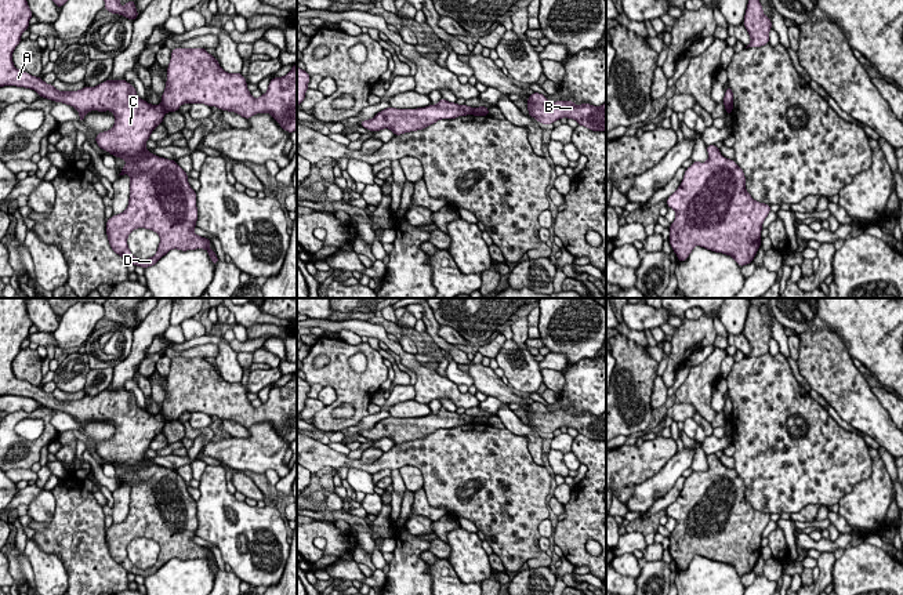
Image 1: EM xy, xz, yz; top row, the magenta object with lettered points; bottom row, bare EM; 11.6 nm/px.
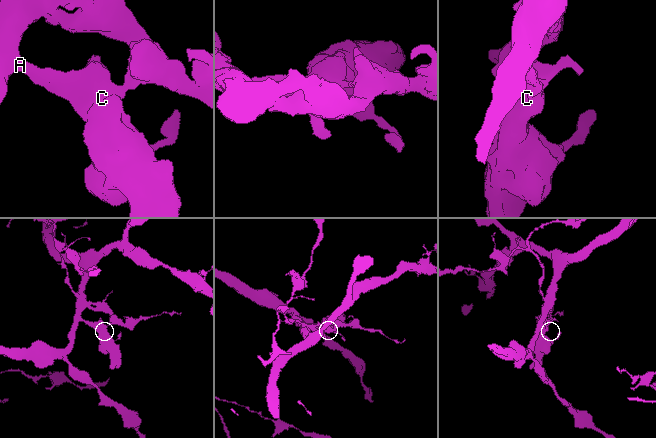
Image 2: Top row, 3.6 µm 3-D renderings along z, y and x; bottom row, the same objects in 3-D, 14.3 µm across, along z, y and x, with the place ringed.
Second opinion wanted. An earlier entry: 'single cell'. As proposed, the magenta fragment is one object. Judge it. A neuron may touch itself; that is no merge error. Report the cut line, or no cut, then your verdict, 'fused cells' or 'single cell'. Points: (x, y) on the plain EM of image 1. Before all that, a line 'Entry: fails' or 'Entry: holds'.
Entry: fails
xy (162, 413), (166, 420) | fused cells

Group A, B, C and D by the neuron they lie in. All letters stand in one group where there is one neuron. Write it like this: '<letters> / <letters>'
A C D / B

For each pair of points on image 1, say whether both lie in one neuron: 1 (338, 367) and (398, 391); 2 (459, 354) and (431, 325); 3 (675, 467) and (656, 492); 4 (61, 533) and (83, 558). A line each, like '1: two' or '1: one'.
1: two
2: one
3: one
4: one

